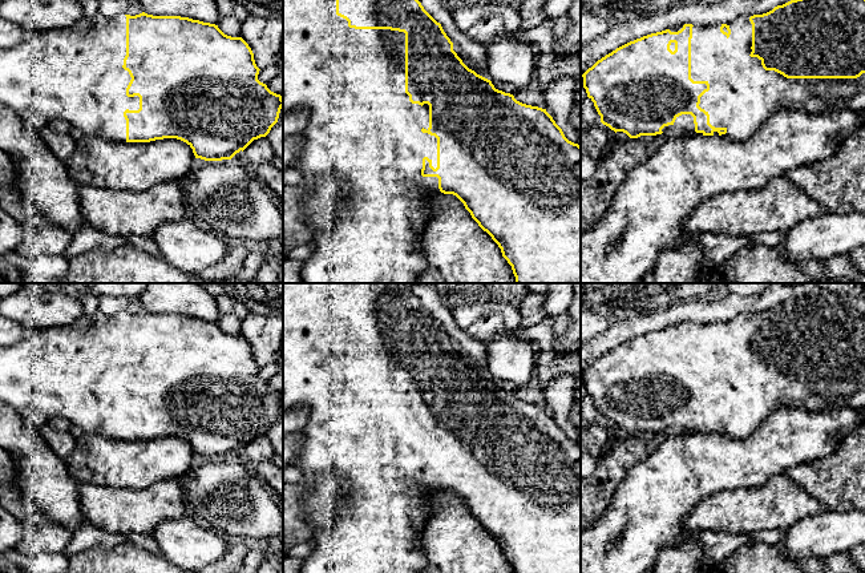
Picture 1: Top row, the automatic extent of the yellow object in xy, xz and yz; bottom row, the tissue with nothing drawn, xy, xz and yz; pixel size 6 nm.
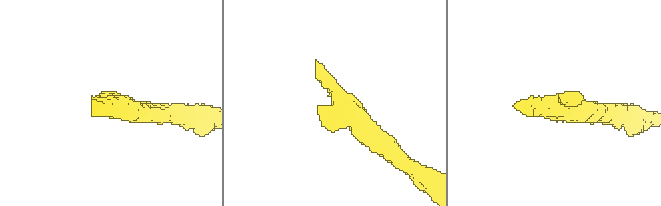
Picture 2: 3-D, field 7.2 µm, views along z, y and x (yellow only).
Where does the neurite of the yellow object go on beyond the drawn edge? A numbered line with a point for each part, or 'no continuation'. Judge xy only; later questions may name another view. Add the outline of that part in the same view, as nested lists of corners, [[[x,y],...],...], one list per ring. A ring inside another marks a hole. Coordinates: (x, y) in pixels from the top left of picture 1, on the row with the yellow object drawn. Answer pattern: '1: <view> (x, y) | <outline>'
1: xy (76, 73) | [[[126,16],[82,17],[66,29],[28,32],[16,47],[0,49],[0,102],[21,117],[62,118],[84,136],[126,142],[124,112],[138,110],[140,97],[128,97],[132,80],[122,68],[126,56]]]

